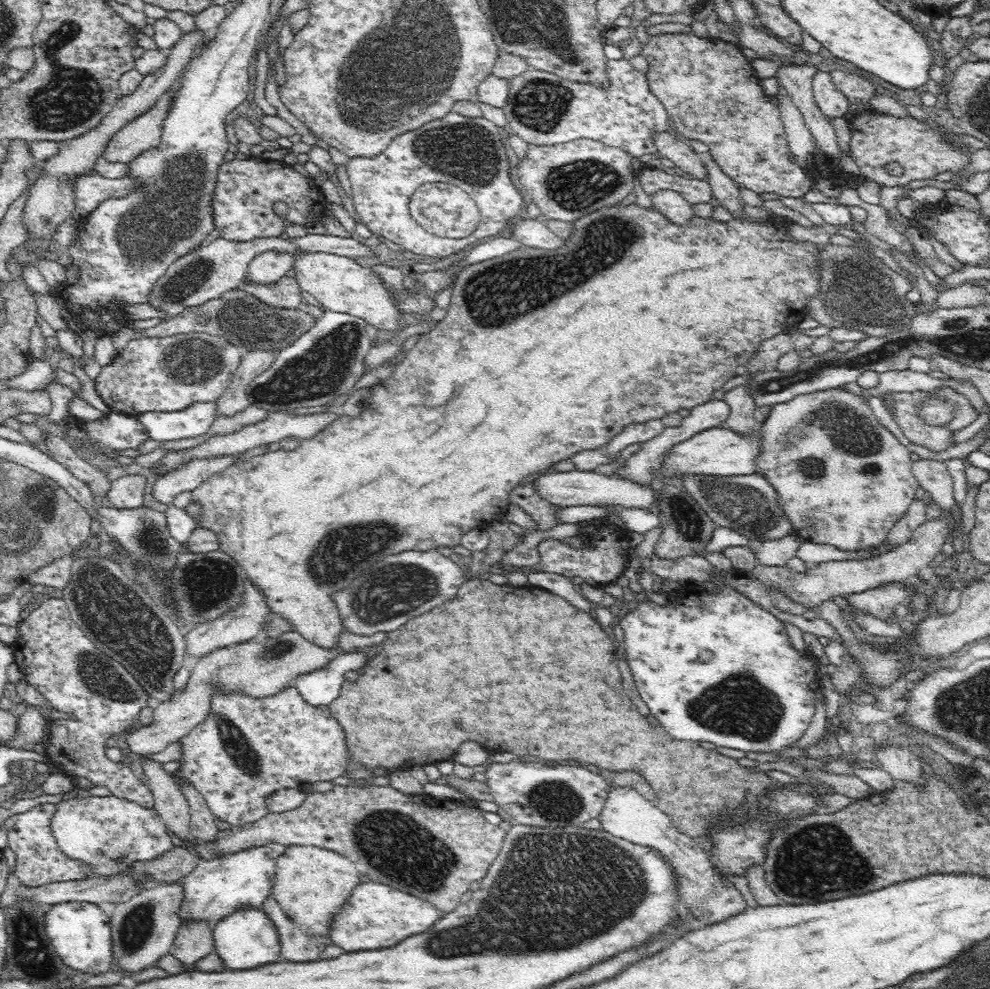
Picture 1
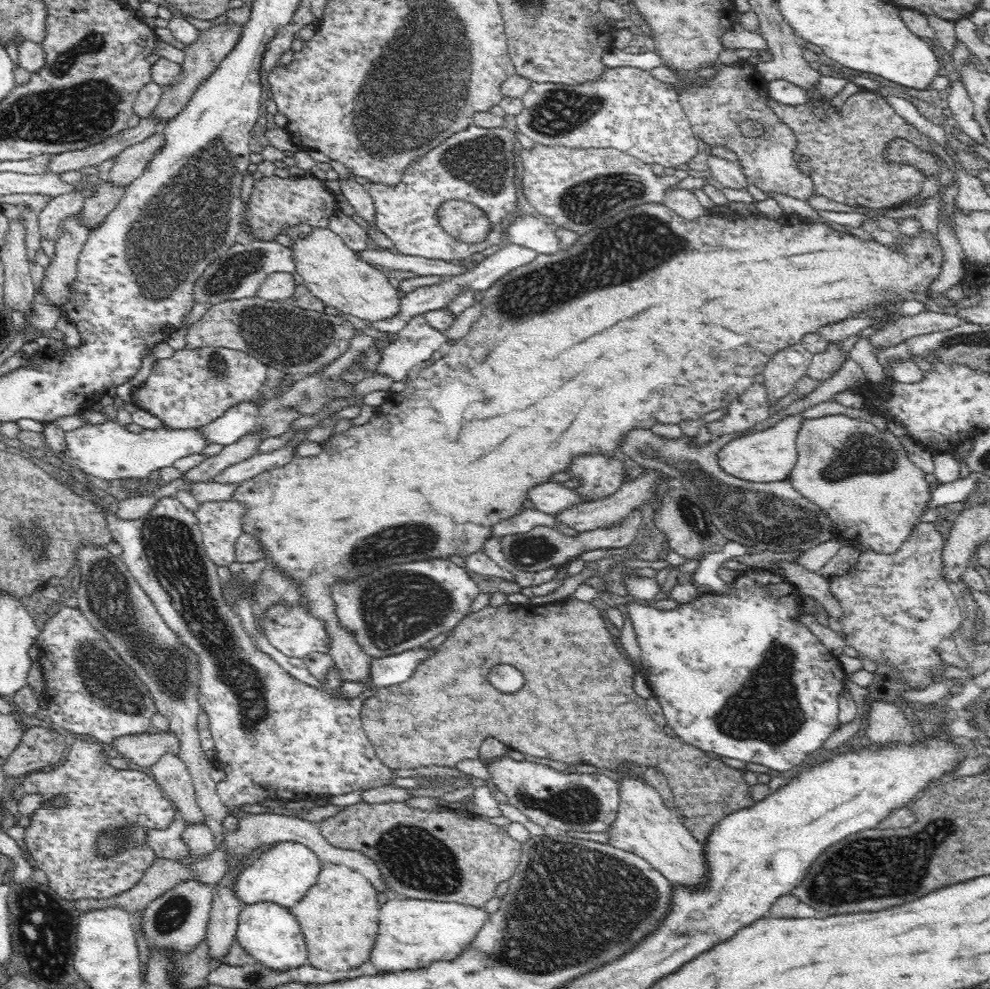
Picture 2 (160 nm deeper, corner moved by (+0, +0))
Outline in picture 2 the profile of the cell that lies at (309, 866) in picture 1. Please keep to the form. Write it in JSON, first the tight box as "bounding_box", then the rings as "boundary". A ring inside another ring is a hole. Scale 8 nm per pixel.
{"bounding_box":[290,863,379,971],"boundary":[[[324,863],[317,883],[305,897],[290,908],[298,919],[309,950],[309,964],[322,971],[348,971],[371,963],[371,954],[379,935],[378,892],[374,885],[360,873],[344,865]]]}

